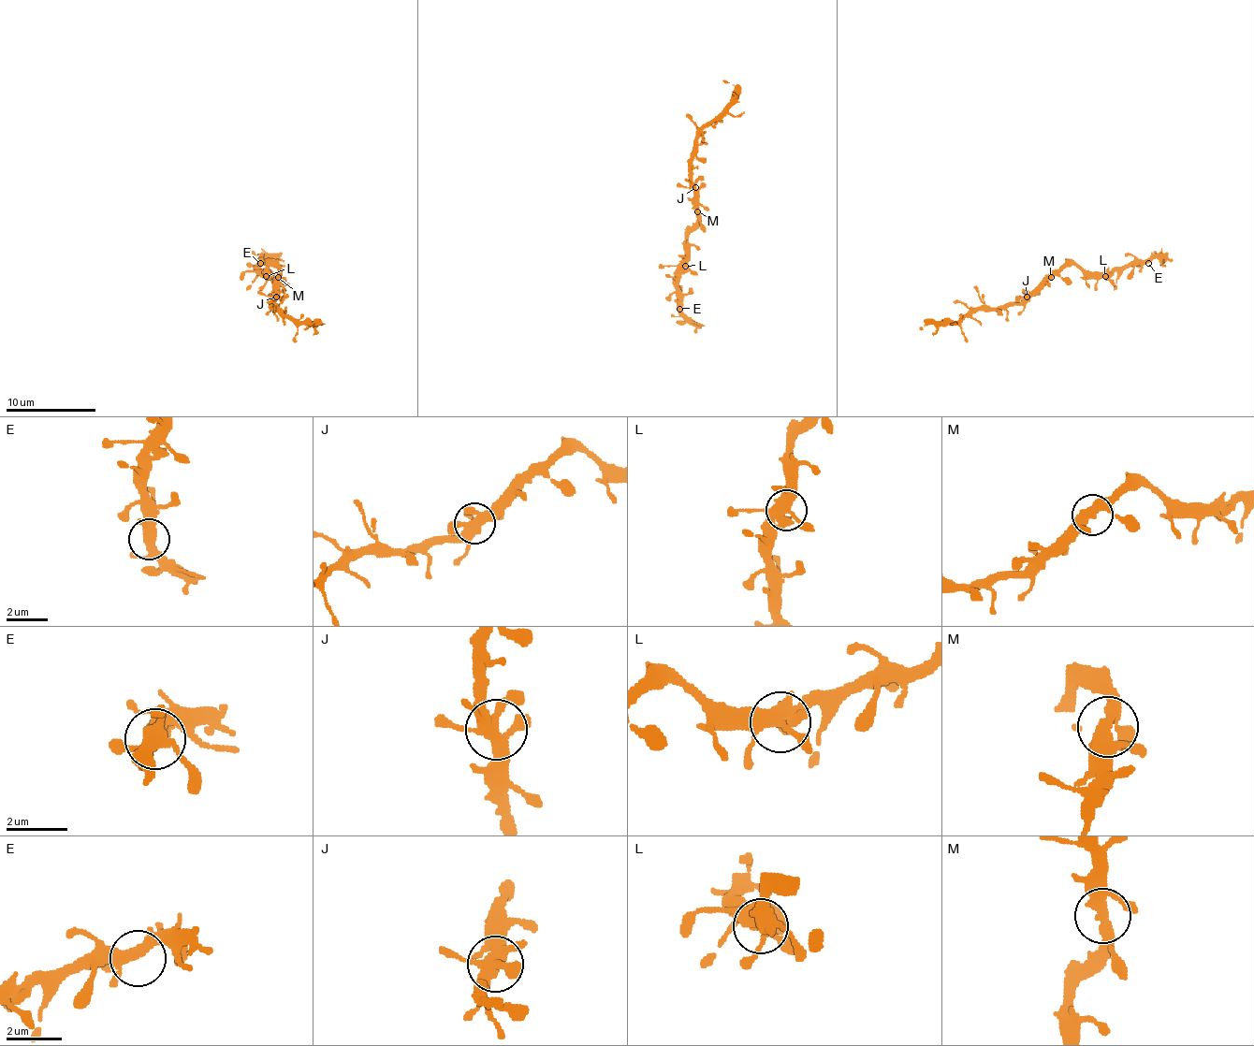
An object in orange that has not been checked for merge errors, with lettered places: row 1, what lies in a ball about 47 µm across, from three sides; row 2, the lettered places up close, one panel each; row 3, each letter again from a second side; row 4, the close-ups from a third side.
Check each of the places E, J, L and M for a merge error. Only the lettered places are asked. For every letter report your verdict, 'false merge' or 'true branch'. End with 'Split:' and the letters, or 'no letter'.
E: true branch
J: true branch
L: true branch
M: true branch
Split: no letter

